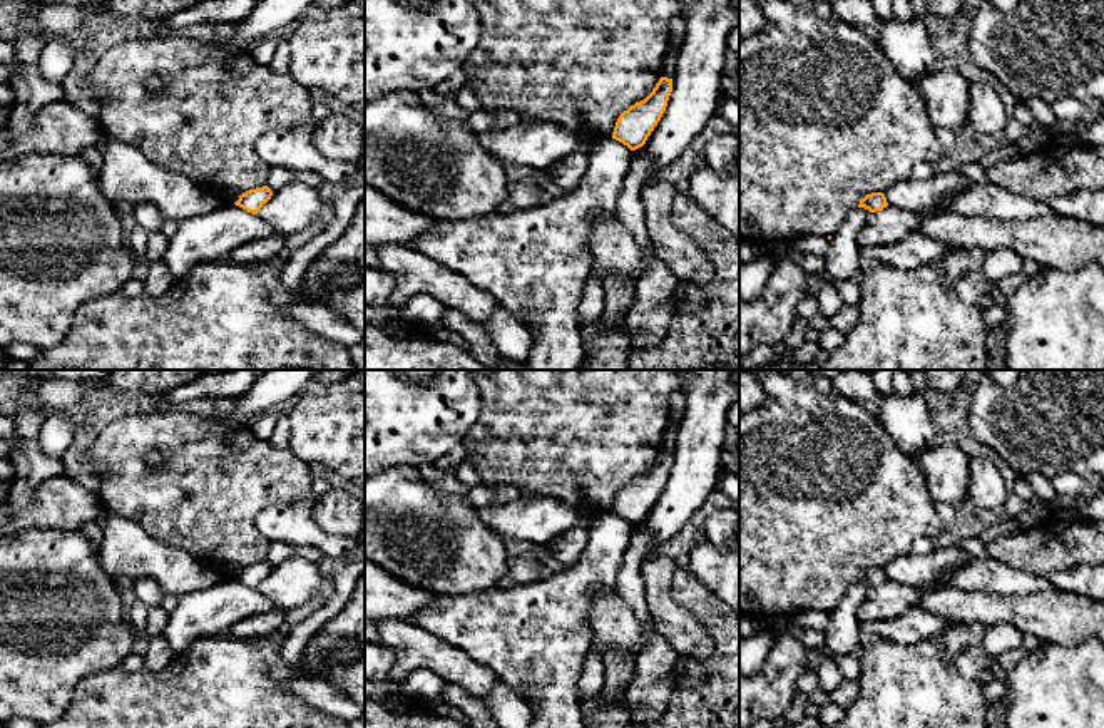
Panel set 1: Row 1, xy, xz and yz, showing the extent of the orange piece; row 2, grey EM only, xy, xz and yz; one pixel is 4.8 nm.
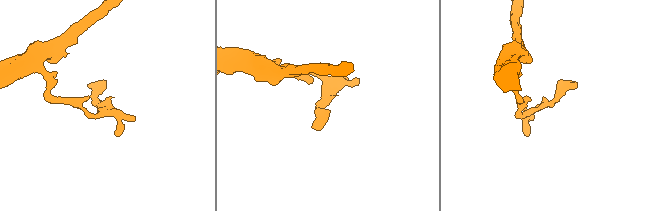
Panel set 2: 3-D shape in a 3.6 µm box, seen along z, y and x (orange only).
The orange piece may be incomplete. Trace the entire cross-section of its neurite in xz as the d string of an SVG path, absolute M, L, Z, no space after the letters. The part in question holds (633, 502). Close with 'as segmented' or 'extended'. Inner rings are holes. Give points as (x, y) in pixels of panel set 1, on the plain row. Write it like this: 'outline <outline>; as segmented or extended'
outline M661 452L644 475L636 477L619 490L612 514L622 517L631 525L642 522L661 495L671 467L672 454Z; as segmented

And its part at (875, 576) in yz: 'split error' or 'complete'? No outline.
complete

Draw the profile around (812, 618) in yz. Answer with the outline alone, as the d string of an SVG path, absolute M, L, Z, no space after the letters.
M806 609L796 616L791 616L786 624L795 624L798 628L813 628L825 633L830 624L830 614L826 611Z

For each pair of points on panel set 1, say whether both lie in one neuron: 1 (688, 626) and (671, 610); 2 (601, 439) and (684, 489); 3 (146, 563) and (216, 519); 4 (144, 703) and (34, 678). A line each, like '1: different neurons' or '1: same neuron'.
1: same neuron
2: different neurons
3: different neurons
4: different neurons

